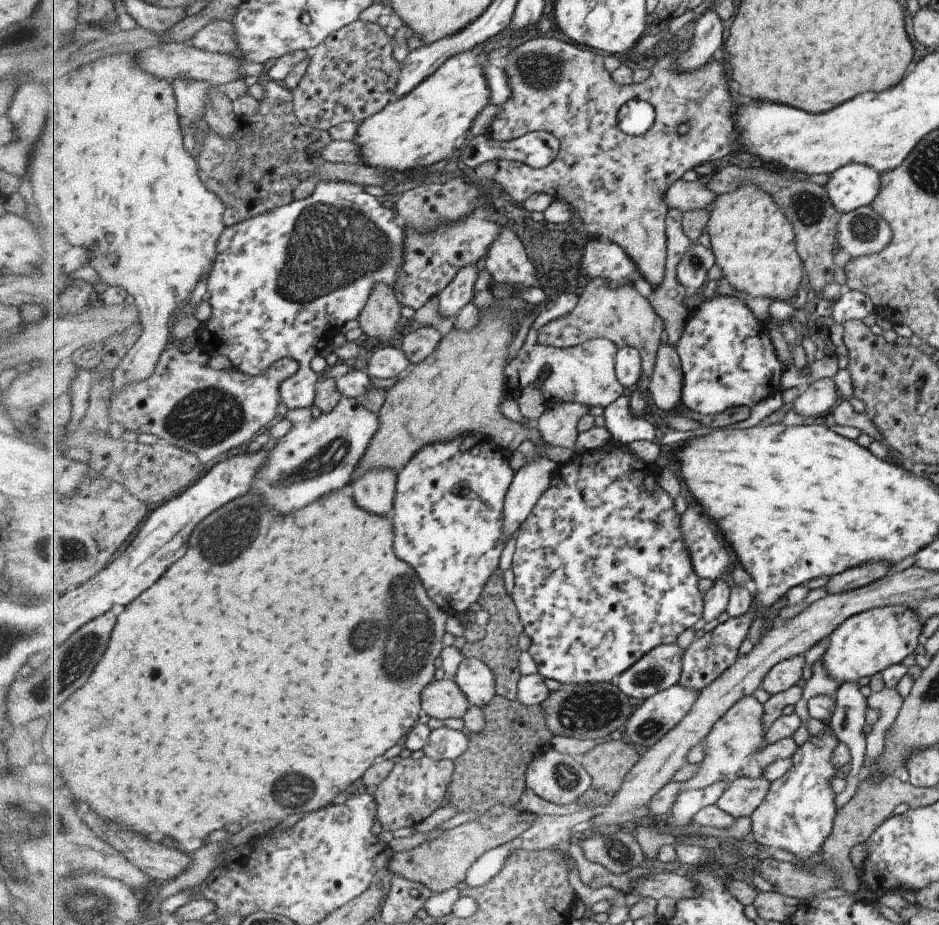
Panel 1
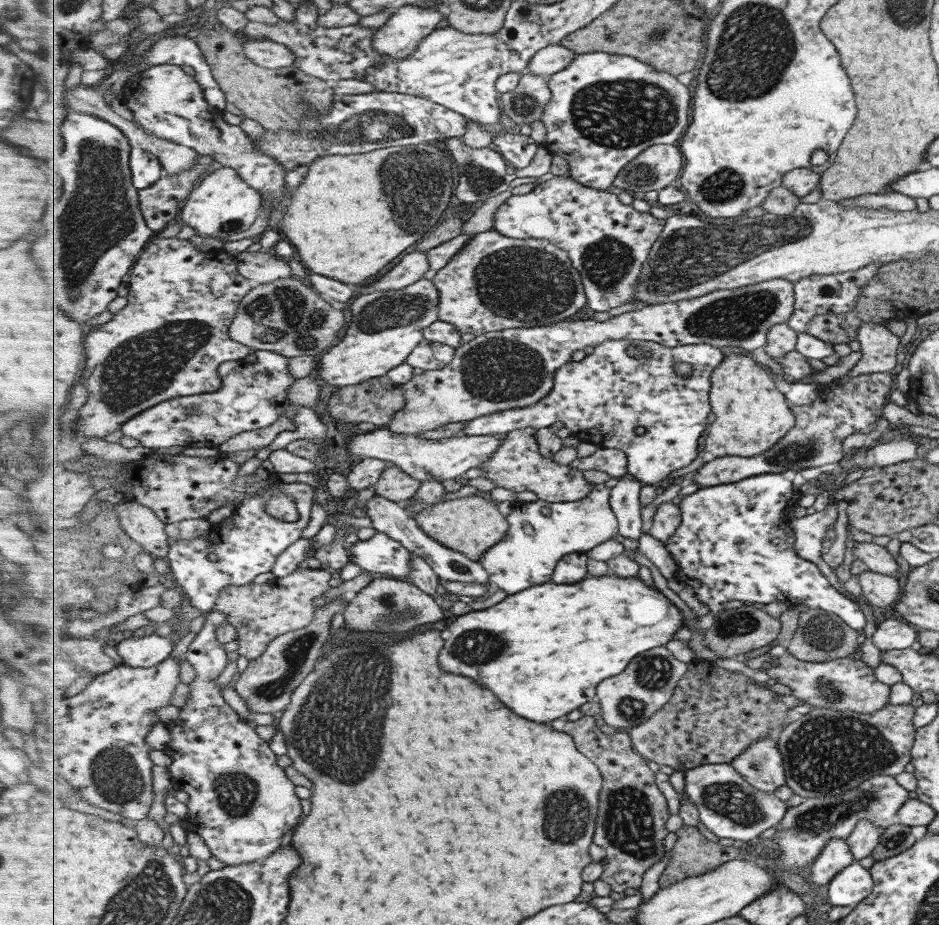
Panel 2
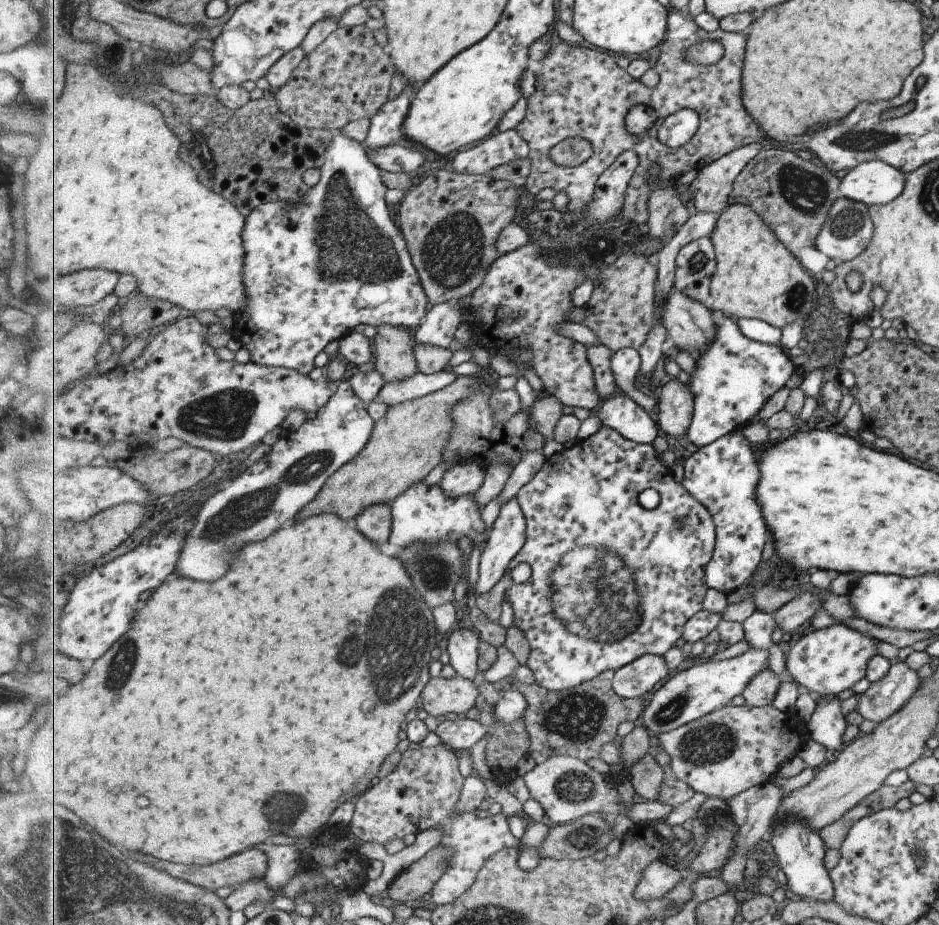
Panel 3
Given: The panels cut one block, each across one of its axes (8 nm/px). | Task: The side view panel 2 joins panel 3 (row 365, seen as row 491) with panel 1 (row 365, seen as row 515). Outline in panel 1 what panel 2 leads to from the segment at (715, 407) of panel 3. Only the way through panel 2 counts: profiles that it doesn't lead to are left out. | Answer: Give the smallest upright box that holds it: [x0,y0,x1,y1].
[676,284,788,416]

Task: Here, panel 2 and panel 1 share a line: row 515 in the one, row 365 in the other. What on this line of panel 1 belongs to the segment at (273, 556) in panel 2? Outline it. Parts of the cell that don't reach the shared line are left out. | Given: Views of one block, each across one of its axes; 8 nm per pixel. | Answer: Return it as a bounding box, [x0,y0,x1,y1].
[197,182,406,408]

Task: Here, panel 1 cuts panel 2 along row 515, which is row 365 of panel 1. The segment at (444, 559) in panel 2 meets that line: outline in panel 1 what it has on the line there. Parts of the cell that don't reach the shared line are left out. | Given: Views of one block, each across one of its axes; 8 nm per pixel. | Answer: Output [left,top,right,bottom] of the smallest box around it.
[367,345,413,380]

